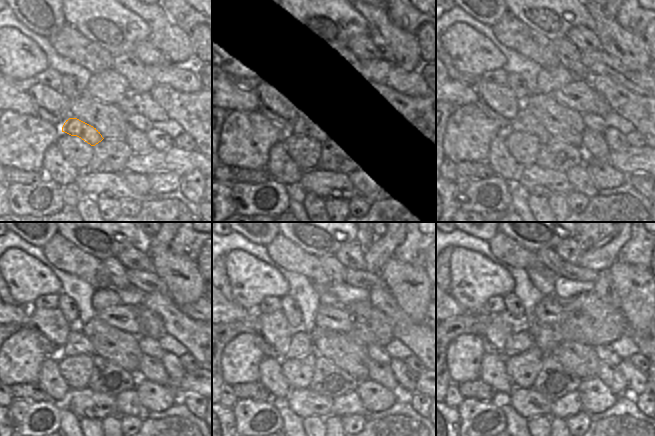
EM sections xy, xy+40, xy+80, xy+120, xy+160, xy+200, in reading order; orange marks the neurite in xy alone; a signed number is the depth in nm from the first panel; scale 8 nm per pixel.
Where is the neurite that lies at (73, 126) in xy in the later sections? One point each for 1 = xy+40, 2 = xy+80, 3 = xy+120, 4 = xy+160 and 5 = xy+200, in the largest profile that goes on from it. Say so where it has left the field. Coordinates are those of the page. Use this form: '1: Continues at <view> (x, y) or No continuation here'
1: Continues at xy+40 (298, 124)
2: Continues at xy+80 (524, 121)
3: Continues at xy+120 (77, 343)
4: Continues at xy+160 (301, 344)
5: Continues at xy+200 (520, 340).

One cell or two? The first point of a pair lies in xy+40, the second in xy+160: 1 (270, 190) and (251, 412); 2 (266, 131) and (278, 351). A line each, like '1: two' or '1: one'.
1: one
2: two

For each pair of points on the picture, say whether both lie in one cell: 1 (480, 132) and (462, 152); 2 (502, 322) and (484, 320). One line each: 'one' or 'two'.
1: one
2: two

